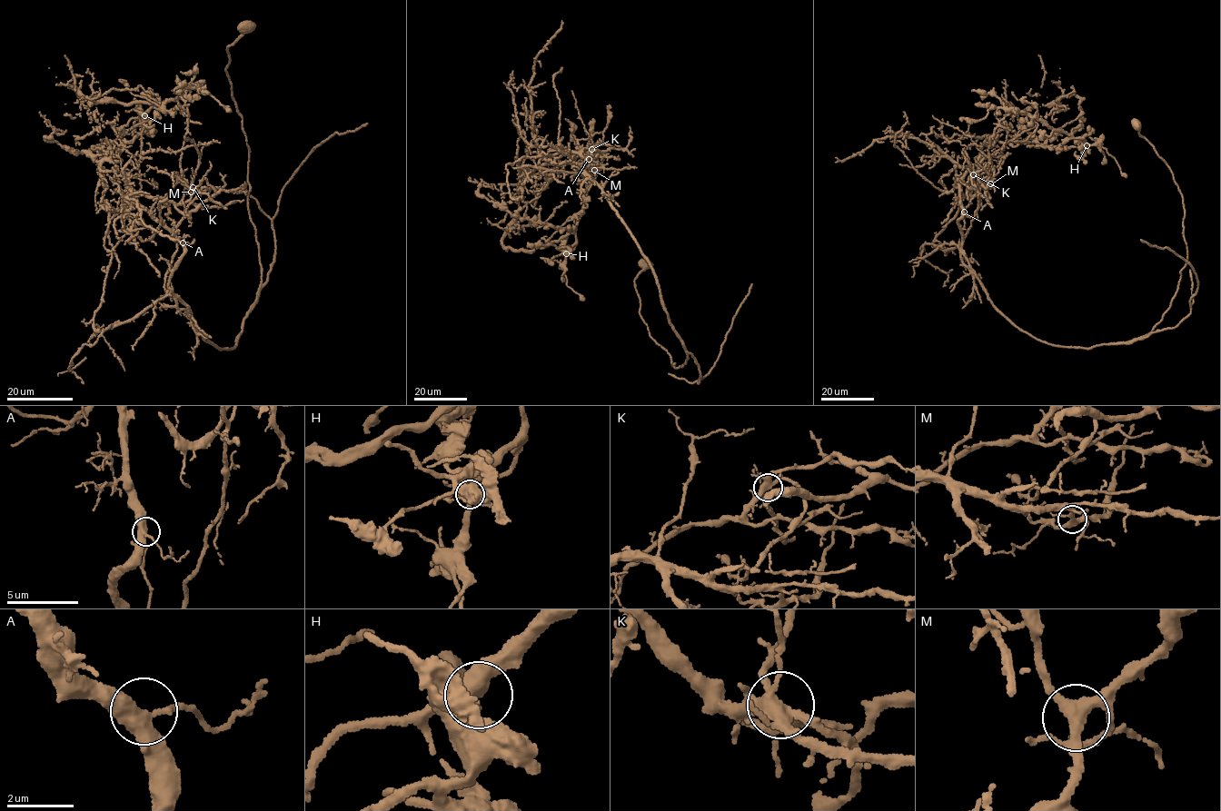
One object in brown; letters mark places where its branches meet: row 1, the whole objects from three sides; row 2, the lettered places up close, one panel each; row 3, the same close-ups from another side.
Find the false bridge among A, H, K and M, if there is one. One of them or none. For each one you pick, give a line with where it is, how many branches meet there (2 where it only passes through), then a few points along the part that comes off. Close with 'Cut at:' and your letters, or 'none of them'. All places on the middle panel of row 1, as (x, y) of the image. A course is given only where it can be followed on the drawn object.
K: place (591, 149); branches 7; course (591, 149), (578, 175), (600, 186), (640, 247), (683, 366), (640, 313), (634, 281), (647, 261)
Cut at: K

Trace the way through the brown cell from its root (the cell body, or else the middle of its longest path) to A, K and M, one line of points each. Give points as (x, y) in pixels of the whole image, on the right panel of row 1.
A: (1135, 123), (1181, 194), (1187, 255), (1146, 335), (1086, 349), (1017, 329), (961, 252), (964, 212)
K: (1135, 123), (1181, 194), (1187, 261), (1162, 319), (1130, 341), (1054, 345), (1003, 315), (960, 250), (973, 174)
M: (1135, 123), (1181, 194), (1187, 255), (1146, 335), (1058, 346), (1004, 317), (960, 250), (977, 191), (990, 183)

